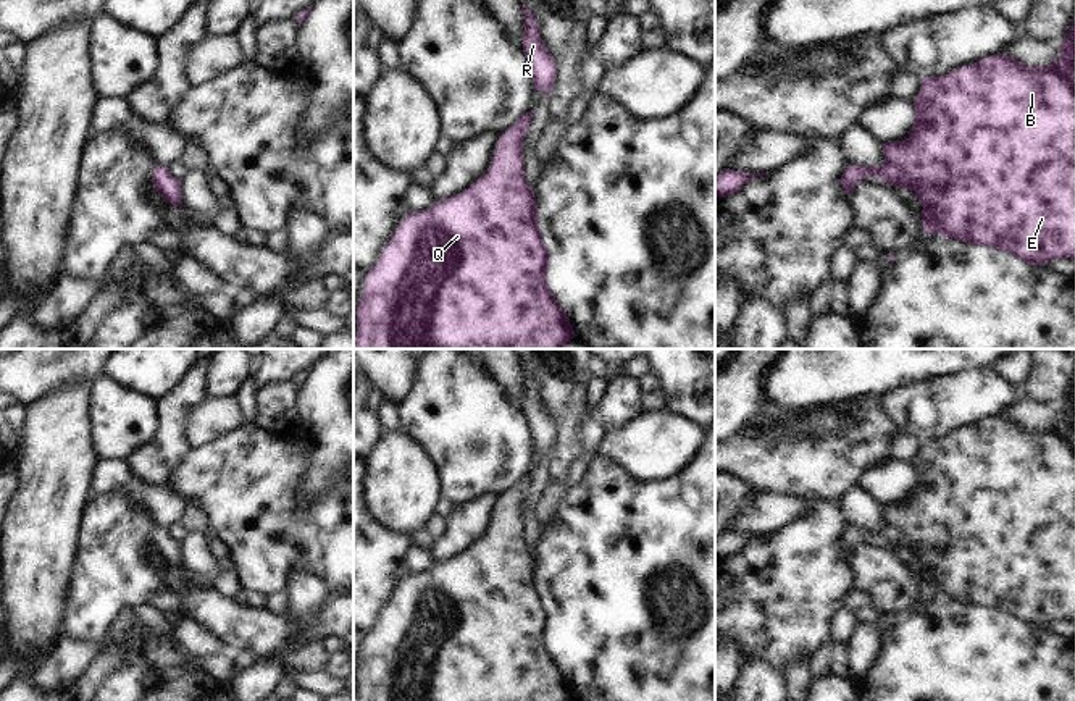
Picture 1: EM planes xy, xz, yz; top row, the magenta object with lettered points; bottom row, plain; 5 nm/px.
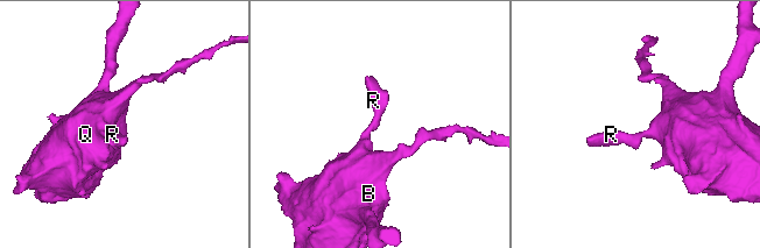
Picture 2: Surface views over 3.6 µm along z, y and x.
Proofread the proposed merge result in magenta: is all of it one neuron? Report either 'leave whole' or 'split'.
leave whole

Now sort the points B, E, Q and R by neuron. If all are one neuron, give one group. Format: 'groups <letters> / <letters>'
groups B E Q R

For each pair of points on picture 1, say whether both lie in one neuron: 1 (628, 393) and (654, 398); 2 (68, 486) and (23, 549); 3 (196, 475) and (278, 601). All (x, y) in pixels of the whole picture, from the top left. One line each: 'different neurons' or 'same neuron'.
1: different neurons
2: same neuron
3: different neurons

